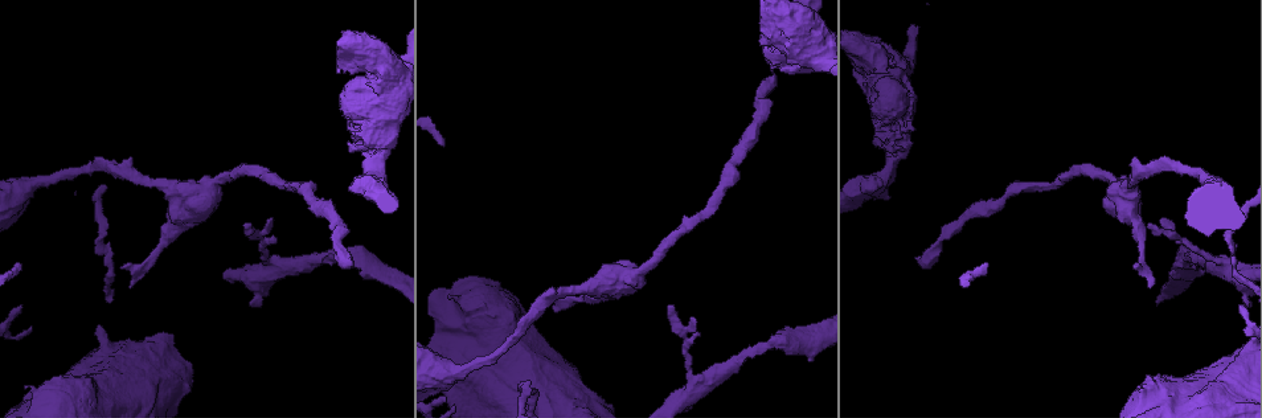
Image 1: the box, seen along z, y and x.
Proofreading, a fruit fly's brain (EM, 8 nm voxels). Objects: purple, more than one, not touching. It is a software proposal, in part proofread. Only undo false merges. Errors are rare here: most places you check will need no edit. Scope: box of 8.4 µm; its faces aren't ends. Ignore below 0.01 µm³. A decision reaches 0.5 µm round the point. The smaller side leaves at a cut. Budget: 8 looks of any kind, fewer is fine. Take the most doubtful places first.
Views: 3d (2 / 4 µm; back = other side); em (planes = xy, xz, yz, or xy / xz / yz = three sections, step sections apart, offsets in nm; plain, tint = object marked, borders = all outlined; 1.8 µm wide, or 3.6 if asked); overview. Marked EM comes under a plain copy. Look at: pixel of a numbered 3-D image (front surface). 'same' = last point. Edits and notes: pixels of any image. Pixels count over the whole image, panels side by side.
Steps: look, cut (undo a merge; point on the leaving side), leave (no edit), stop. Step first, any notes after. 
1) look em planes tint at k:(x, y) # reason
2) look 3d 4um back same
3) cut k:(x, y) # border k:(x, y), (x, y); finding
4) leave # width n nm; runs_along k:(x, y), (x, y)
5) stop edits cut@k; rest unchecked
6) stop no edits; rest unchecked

look 3d 4um at 1:(278, 269) # four-way junction

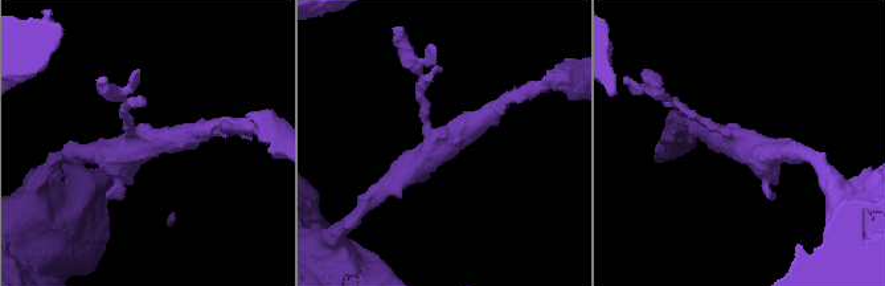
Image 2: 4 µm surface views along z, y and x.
look em yz step 8 tint at 2:(439, 144) # arms 4; shape alone is not enough

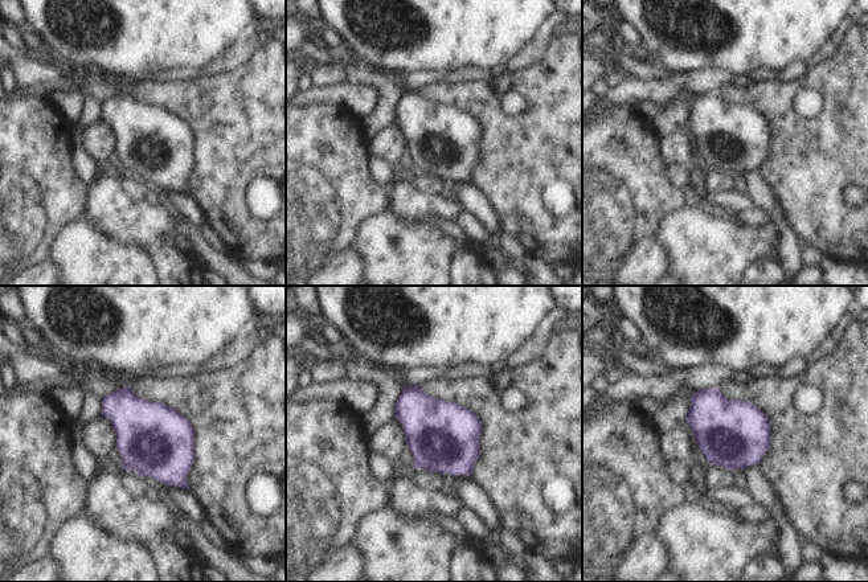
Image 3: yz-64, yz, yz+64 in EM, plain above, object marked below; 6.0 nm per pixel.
leave # all the same cell

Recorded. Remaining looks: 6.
look em planes tint at 1:(586, 298) # sudden change in width

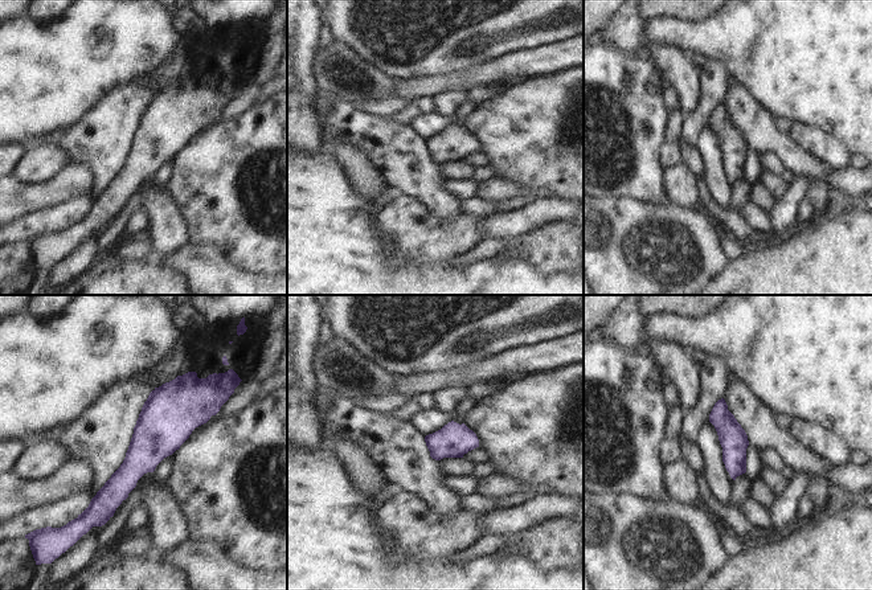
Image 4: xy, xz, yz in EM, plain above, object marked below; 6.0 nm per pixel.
leave # runs_along 4:(207, 402), (192, 409), (93, 507); all the same cell

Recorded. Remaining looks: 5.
look 3d 4um back at 1:(377, 122) # closes a loop

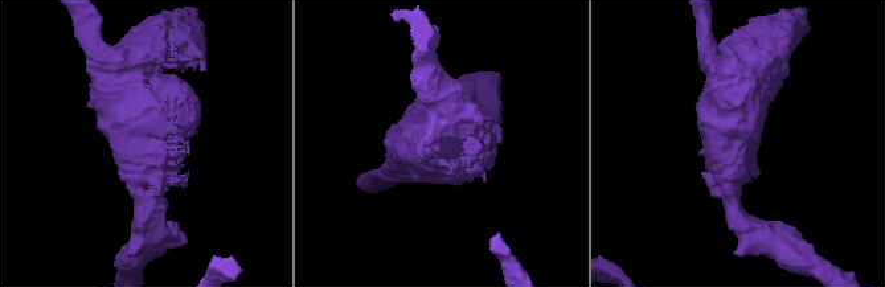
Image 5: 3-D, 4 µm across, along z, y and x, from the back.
look em 3.6um planes borders at 5:(729, 141) # shape alone is not enough

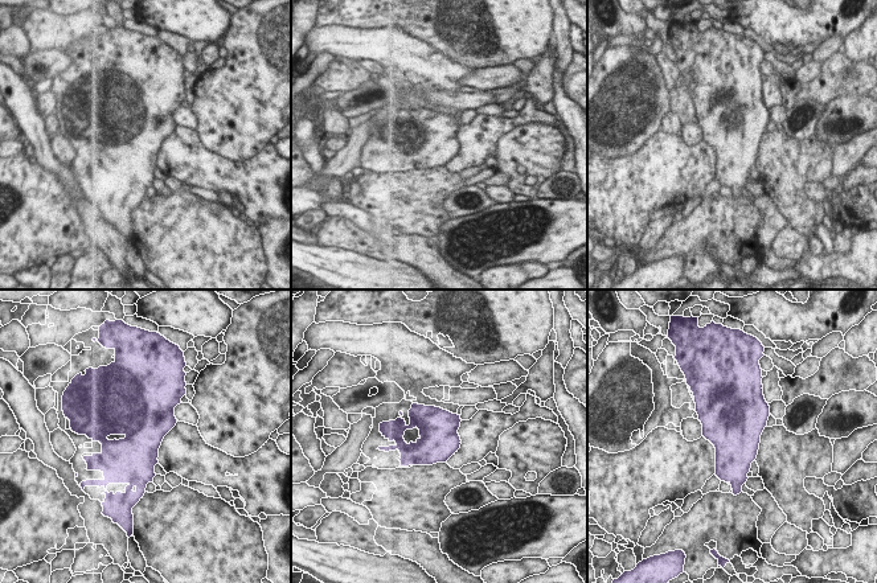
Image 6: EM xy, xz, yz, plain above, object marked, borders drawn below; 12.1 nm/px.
leave # width 480 nm; one cell here

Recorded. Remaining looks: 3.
stop no edits; rest unchecked

